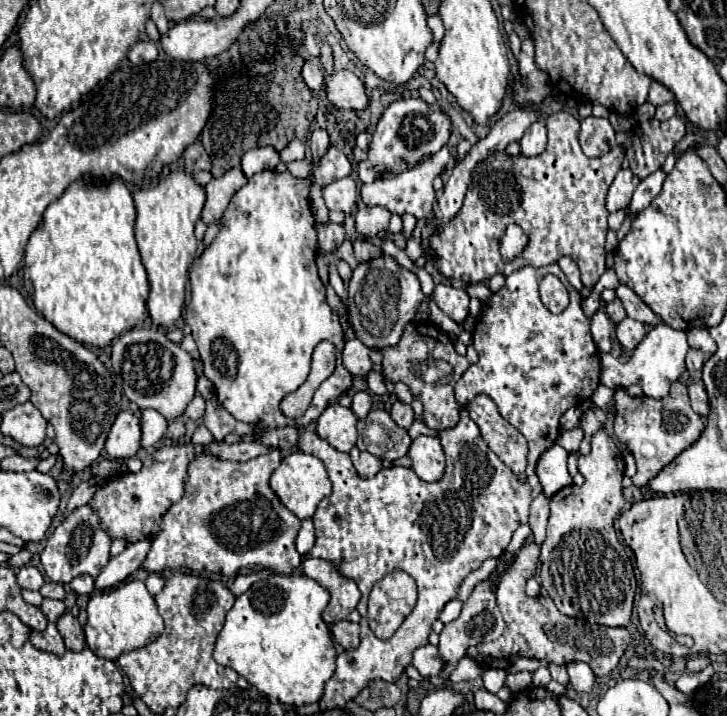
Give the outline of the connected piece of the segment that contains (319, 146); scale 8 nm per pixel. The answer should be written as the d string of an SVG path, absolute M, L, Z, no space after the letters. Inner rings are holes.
M316 129L310 133L310 151L312 151L312 161L318 161L330 147L330 139L326 129Z

